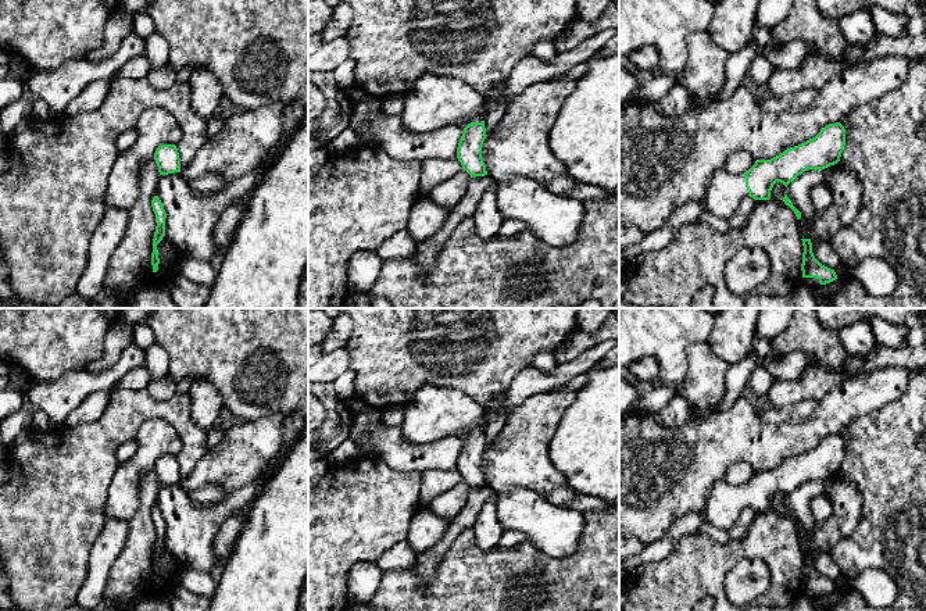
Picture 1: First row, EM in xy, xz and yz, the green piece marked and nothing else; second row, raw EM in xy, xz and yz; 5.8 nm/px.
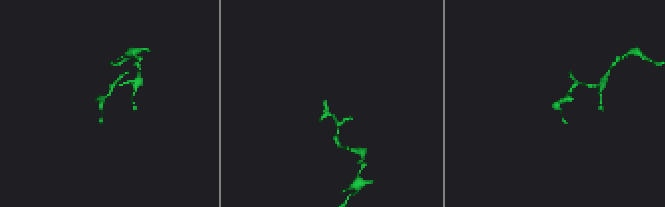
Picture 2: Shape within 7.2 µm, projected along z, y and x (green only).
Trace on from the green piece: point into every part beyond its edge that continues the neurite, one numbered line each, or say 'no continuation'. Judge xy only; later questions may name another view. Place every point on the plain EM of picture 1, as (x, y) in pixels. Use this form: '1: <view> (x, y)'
no continuation

